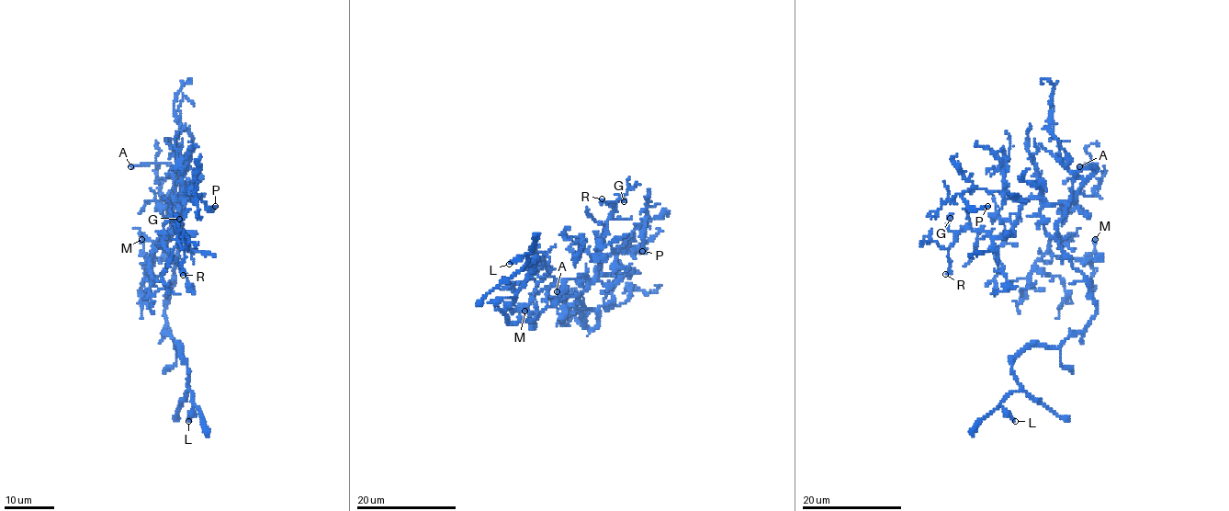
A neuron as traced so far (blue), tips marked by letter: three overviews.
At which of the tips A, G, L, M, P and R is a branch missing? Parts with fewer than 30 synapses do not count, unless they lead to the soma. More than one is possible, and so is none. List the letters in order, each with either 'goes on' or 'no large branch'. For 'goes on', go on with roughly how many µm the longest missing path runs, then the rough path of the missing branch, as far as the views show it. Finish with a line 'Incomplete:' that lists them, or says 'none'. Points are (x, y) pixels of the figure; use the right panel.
A: goes on | 90 µm | (1079, 166), (1059, 149), (1041, 149), (1010, 169), (930, 158), (859, 130)
G: no large branch
L: no large branch
M: no large branch
P: no large branch
R: no large branch
Incomplete: A

